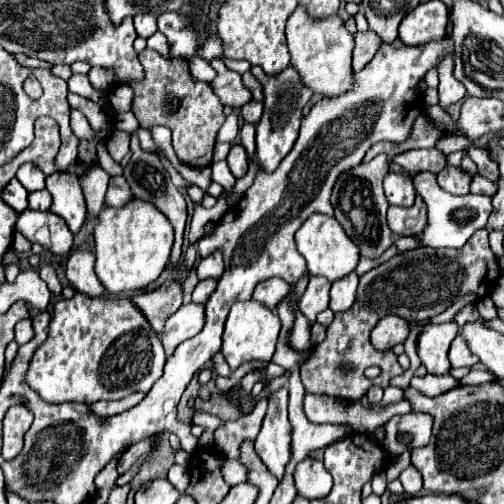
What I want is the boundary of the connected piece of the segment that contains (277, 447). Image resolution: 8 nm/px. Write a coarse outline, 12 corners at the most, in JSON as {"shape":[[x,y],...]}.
{"shape":[[288,388],[270,396],[254,450],[282,482],[290,462]]}

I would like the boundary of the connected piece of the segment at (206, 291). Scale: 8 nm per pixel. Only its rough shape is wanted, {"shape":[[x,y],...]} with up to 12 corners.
{"shape":[[200,280],[194,288],[192,302],[206,304],[216,290],[218,280]]}

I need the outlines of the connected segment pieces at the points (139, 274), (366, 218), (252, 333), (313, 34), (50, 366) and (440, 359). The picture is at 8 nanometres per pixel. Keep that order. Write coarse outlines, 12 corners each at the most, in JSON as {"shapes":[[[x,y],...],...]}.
{"shapes":[[[146,200],[102,208],[96,276],[144,290],[168,264],[174,228]],[[388,158],[344,172],[332,190],[336,220],[360,254],[394,242],[382,180]],[[256,300],[236,302],[224,328],[230,370],[270,362],[278,314]],[[288,18],[292,66],[314,94],[352,88],[344,18]],[[128,298],[56,302],[26,382],[46,402],[150,392],[158,334]],[[454,322],[426,324],[418,356],[430,374],[450,370]]]}

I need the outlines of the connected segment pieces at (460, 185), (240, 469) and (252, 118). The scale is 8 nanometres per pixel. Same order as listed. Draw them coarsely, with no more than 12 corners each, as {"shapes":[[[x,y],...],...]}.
{"shapes":[[[446,166],[438,174],[440,188],[468,194],[472,178],[460,168]],[[226,458],[222,474],[228,484],[246,482],[248,468],[238,460]],[[250,100],[240,114],[246,122],[258,124],[262,116],[262,102]]]}

